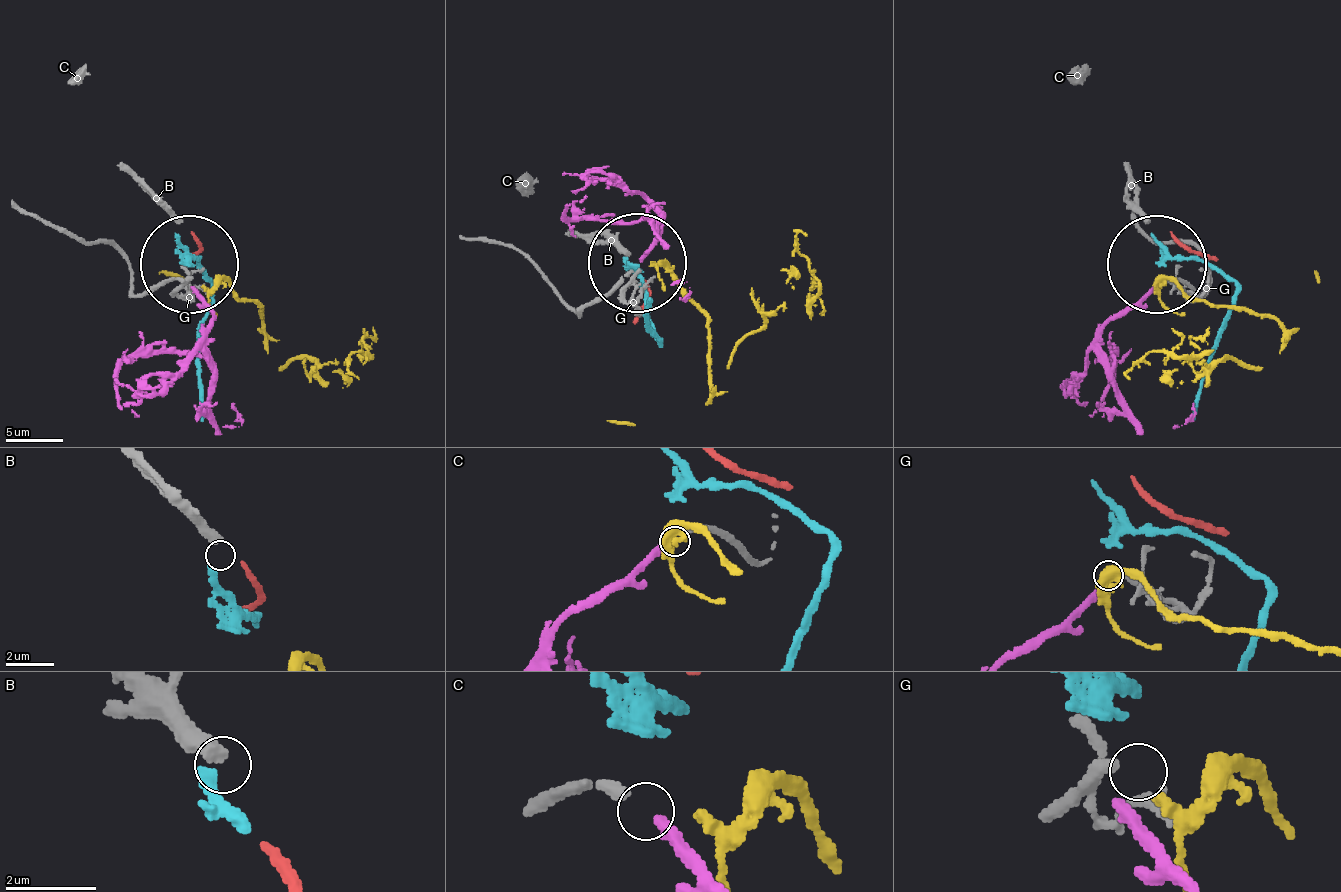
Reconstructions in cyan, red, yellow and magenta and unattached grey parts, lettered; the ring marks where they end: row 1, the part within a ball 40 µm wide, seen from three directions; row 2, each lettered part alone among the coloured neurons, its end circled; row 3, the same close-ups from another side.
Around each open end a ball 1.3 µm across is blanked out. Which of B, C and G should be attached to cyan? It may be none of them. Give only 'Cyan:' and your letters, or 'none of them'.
Cyan: none of them

